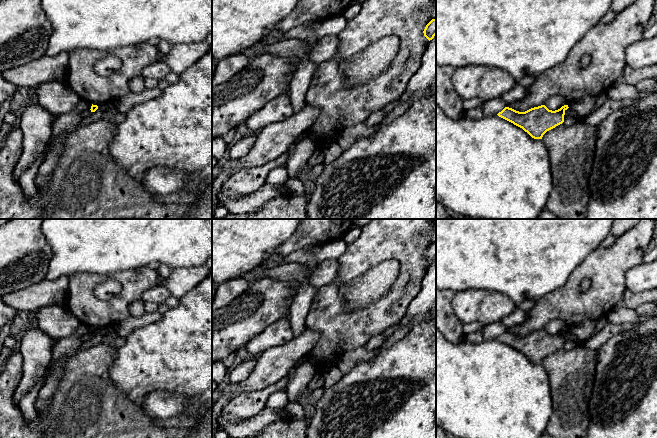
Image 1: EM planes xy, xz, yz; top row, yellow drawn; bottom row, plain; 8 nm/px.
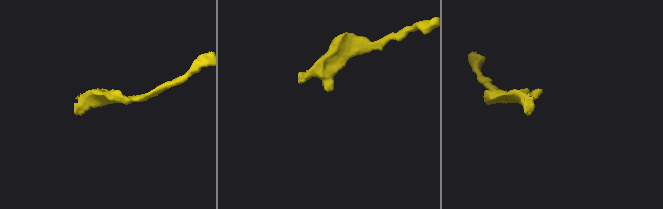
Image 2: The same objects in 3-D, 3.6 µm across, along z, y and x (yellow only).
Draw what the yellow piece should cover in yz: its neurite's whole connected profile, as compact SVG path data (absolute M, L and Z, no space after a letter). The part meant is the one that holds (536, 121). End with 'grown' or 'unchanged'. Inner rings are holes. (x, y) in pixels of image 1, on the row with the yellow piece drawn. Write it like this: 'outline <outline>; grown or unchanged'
outline M545 105L531 108L525 112L519 112L505 107L497 115L514 125L522 128L534 139L542 139L543 135L564 122L565 111L568 105L552 111Z; unchanged

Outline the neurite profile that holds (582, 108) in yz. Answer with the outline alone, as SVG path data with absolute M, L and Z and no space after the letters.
M587 96L581 100L569 102L568 107L575 112L575 118L577 121L583 121L583 119L594 111L598 98L595 96Z

